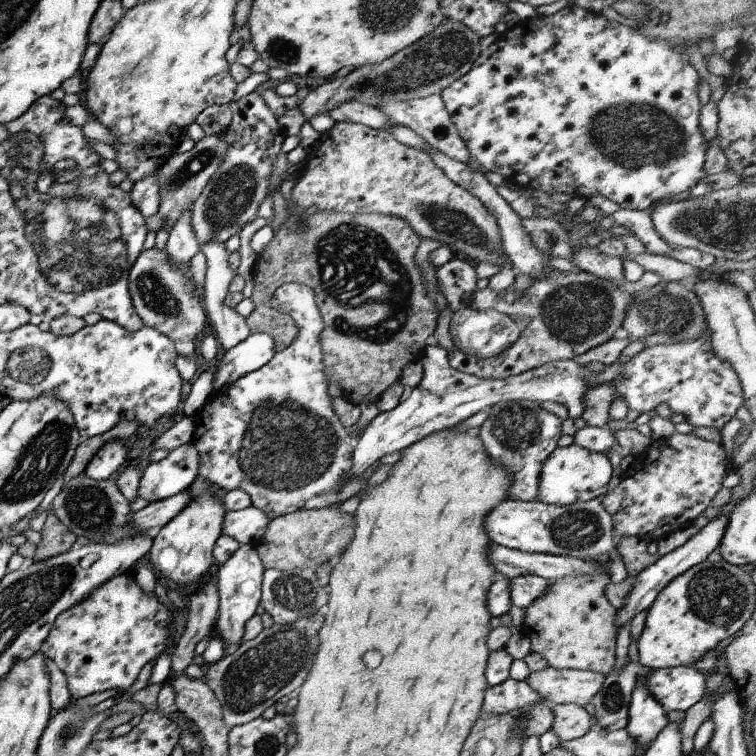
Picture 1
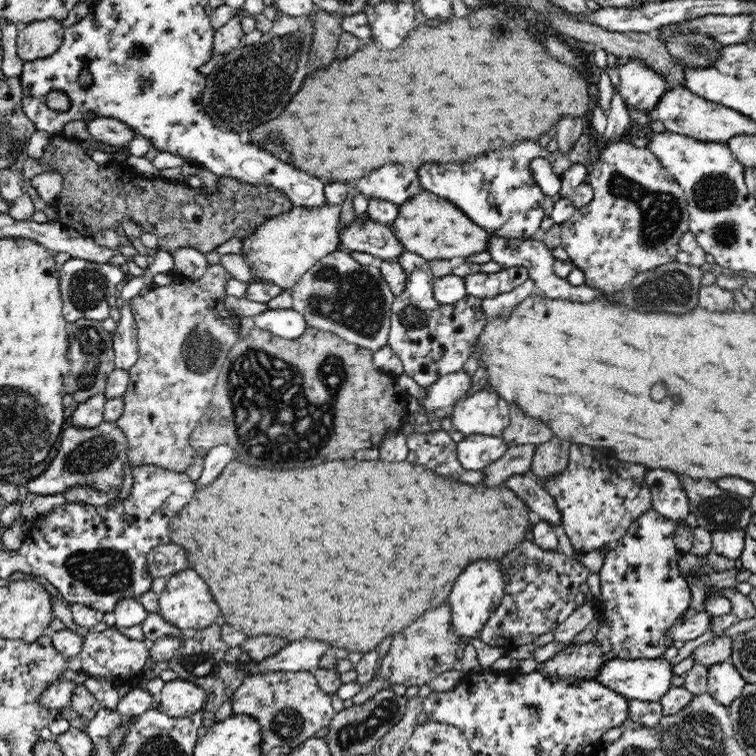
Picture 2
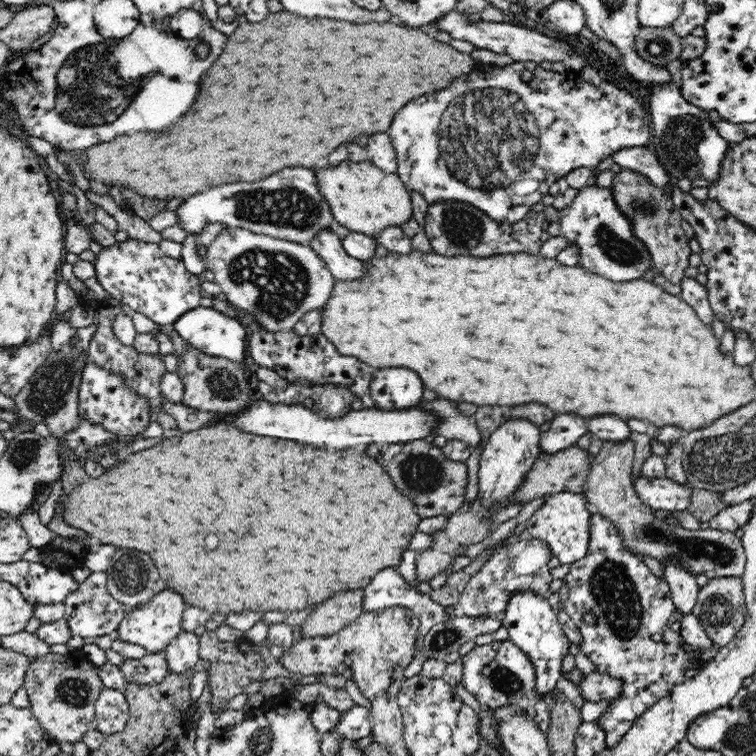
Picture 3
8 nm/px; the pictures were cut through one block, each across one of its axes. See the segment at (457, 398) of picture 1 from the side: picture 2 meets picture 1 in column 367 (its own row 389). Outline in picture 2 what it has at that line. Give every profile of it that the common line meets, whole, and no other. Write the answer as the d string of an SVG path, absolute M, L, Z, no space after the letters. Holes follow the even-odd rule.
M464 369L458 372L451 372L438 378L432 386L426 389L426 396L418 399L418 404L422 405L428 416L435 409L447 410L453 407L458 398L462 398L472 386L472 376L467 374Z

